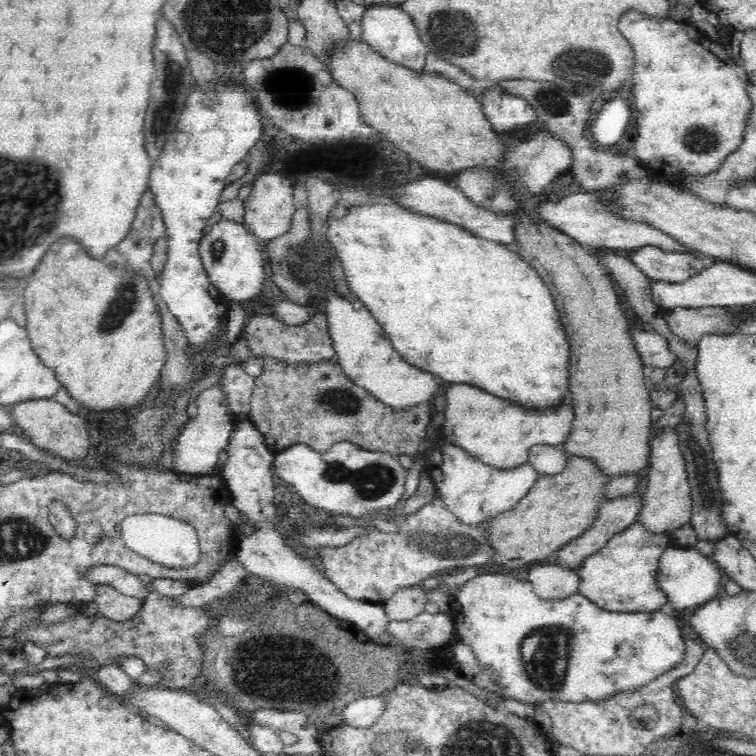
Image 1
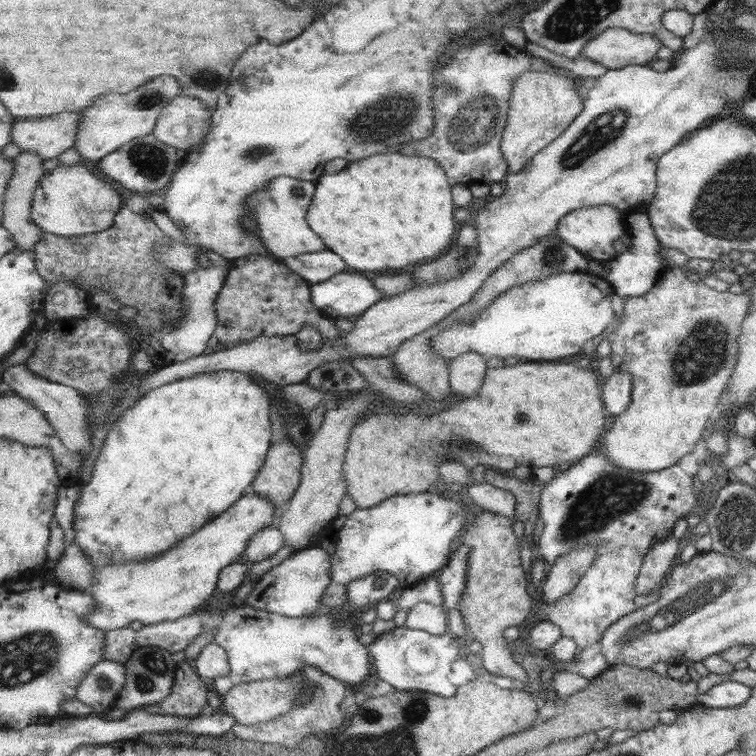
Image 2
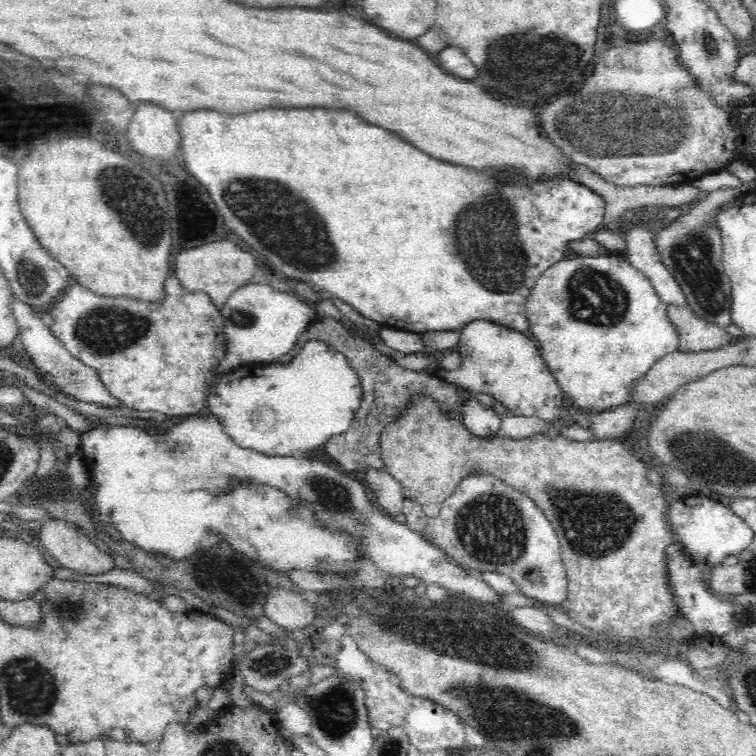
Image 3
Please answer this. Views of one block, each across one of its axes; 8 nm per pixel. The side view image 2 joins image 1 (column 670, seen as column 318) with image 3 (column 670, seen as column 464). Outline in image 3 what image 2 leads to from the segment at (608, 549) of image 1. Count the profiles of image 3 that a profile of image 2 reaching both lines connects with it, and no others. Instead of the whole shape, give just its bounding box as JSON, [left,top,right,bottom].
[667,495,755,569]

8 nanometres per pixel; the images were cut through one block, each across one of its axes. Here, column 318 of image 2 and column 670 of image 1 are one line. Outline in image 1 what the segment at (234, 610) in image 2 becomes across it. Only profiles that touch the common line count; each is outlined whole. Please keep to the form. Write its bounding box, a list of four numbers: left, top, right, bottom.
[450,574,686,704]

